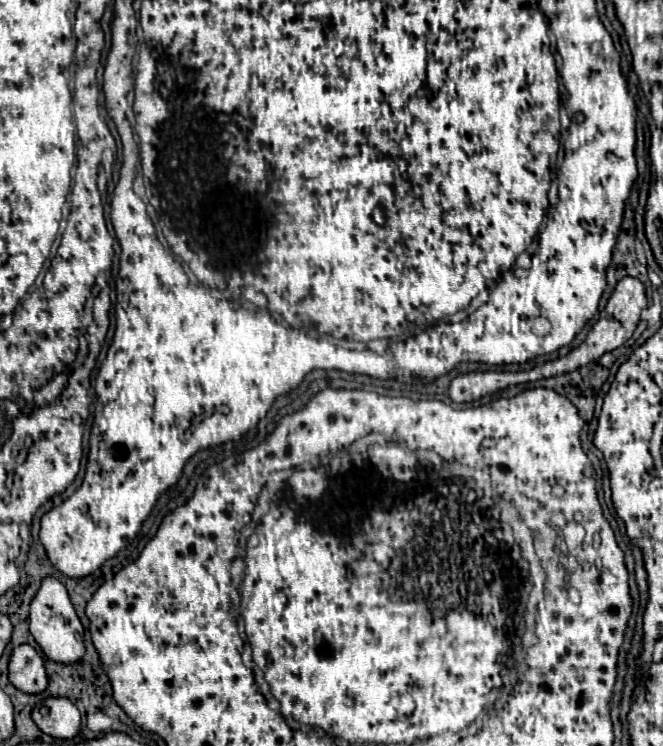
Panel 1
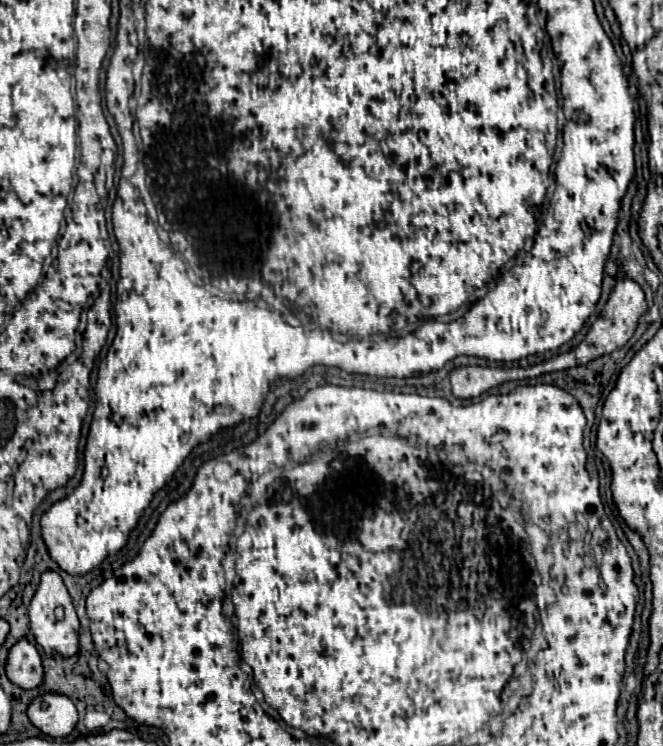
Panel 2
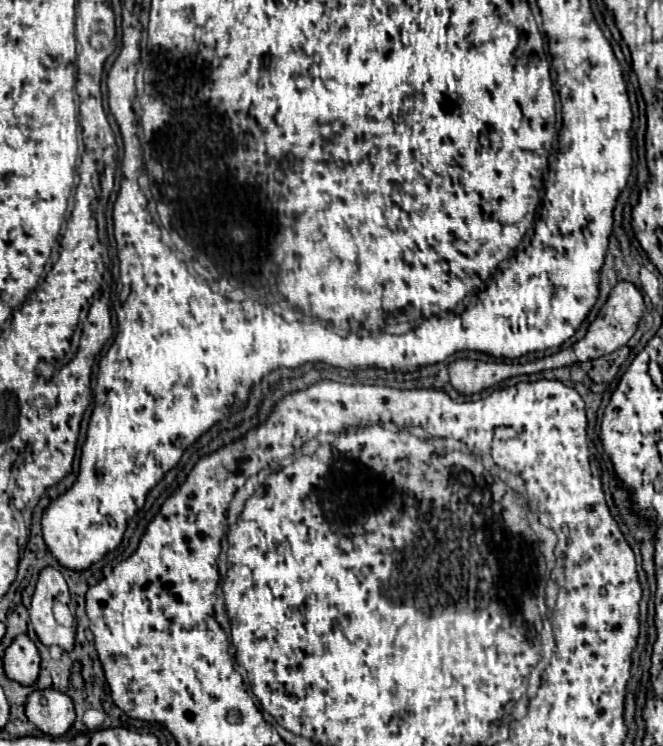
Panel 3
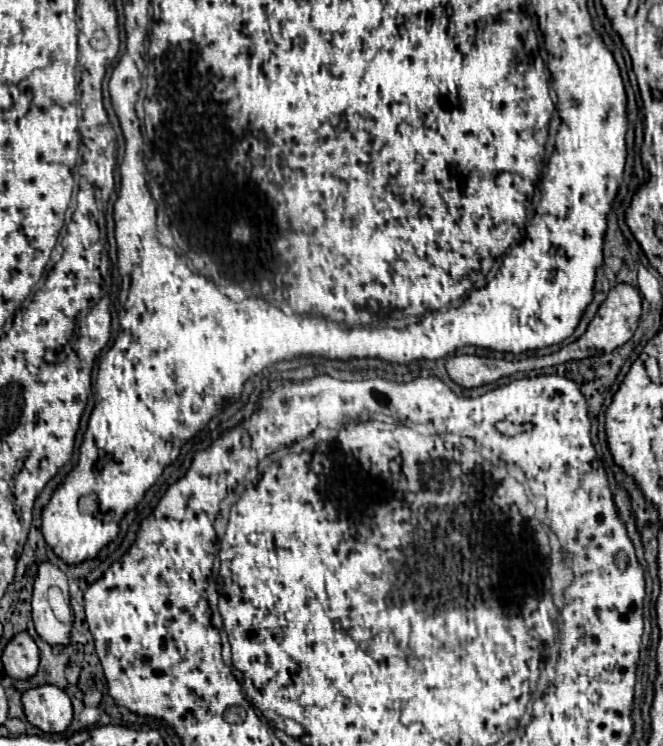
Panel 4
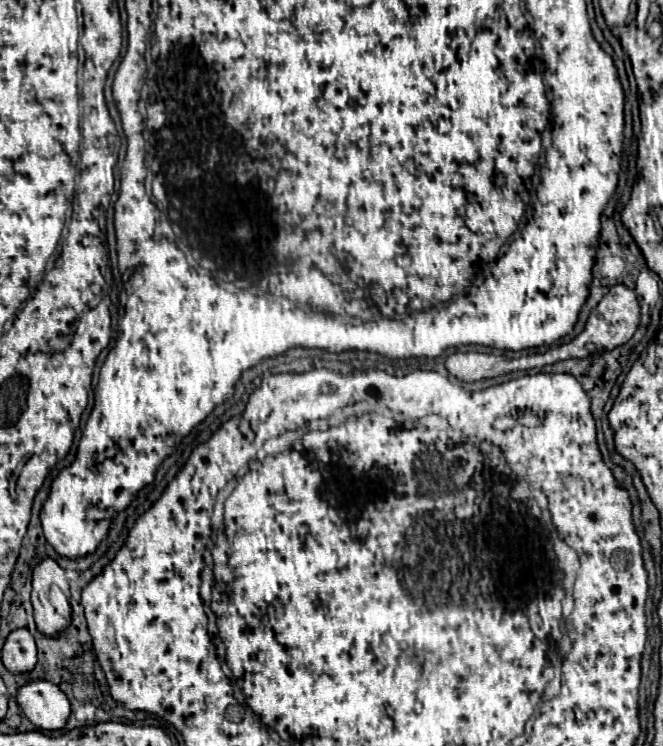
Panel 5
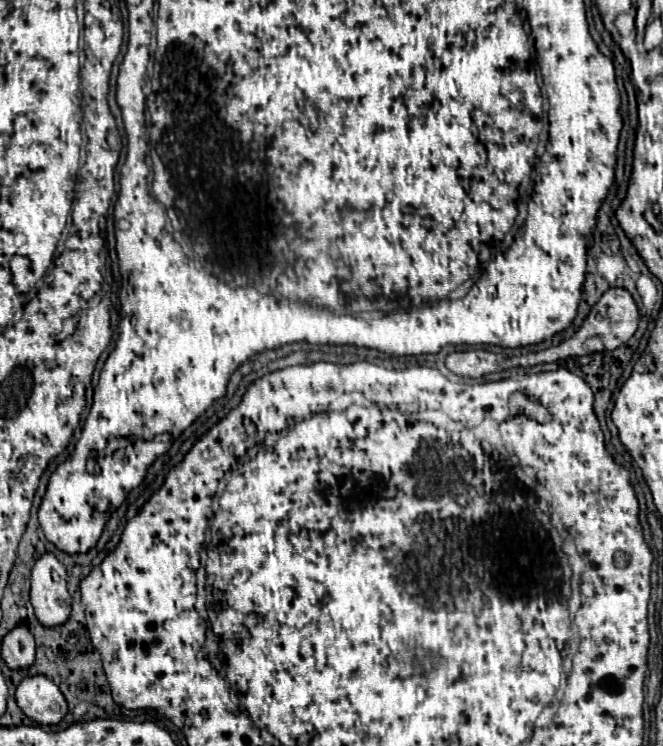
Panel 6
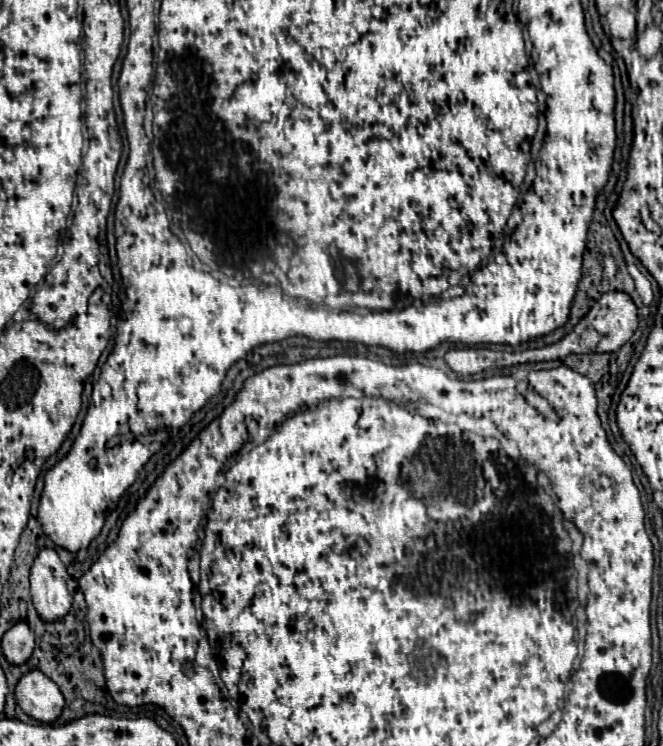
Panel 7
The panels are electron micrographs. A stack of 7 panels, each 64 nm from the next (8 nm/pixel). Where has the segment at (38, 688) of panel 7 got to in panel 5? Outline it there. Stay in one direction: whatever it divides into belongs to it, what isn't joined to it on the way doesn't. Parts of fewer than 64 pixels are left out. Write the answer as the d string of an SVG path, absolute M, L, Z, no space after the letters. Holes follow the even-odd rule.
M36 680L20 688L18 704L24 716L40 730L60 730L70 716L66 694L48 680Z

